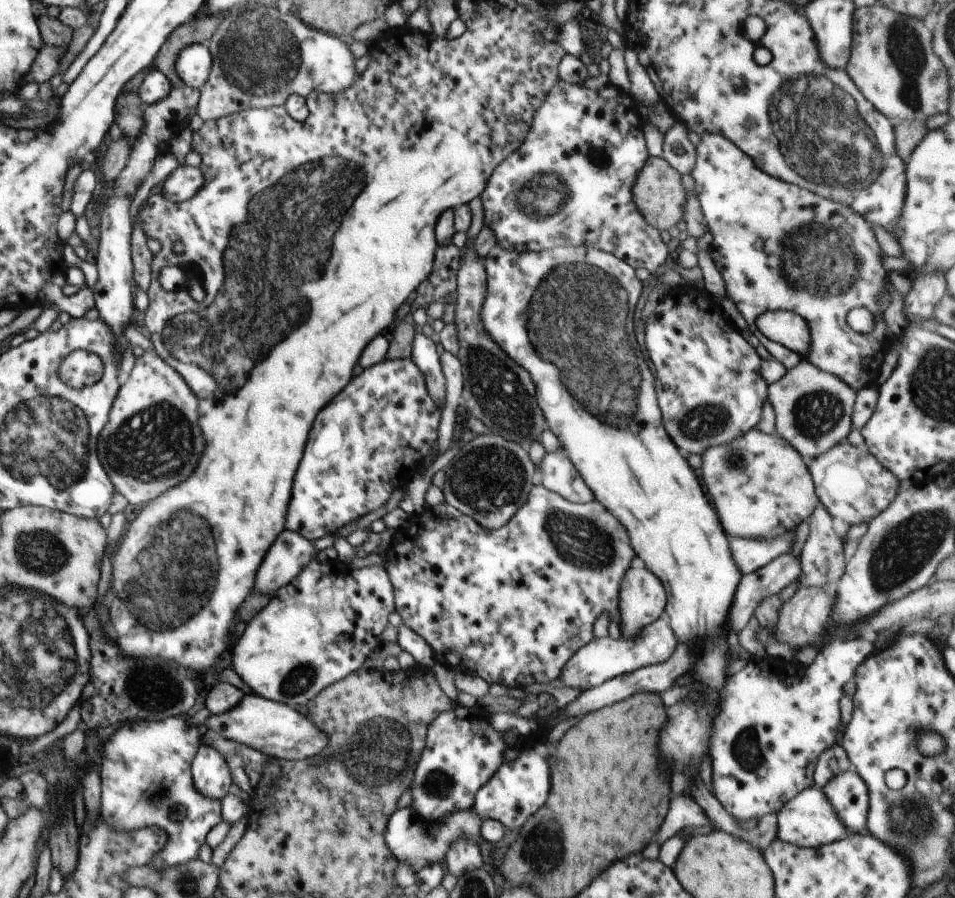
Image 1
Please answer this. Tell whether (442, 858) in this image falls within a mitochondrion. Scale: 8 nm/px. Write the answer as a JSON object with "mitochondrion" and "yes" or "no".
{"mitochondrion":"no"}

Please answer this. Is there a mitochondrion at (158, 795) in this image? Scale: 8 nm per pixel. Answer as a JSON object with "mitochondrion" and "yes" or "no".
{"mitochondrion":"yes"}

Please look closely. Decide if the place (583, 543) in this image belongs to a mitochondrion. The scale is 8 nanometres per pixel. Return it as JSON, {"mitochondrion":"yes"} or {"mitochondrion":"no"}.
{"mitochondrion":"yes"}

